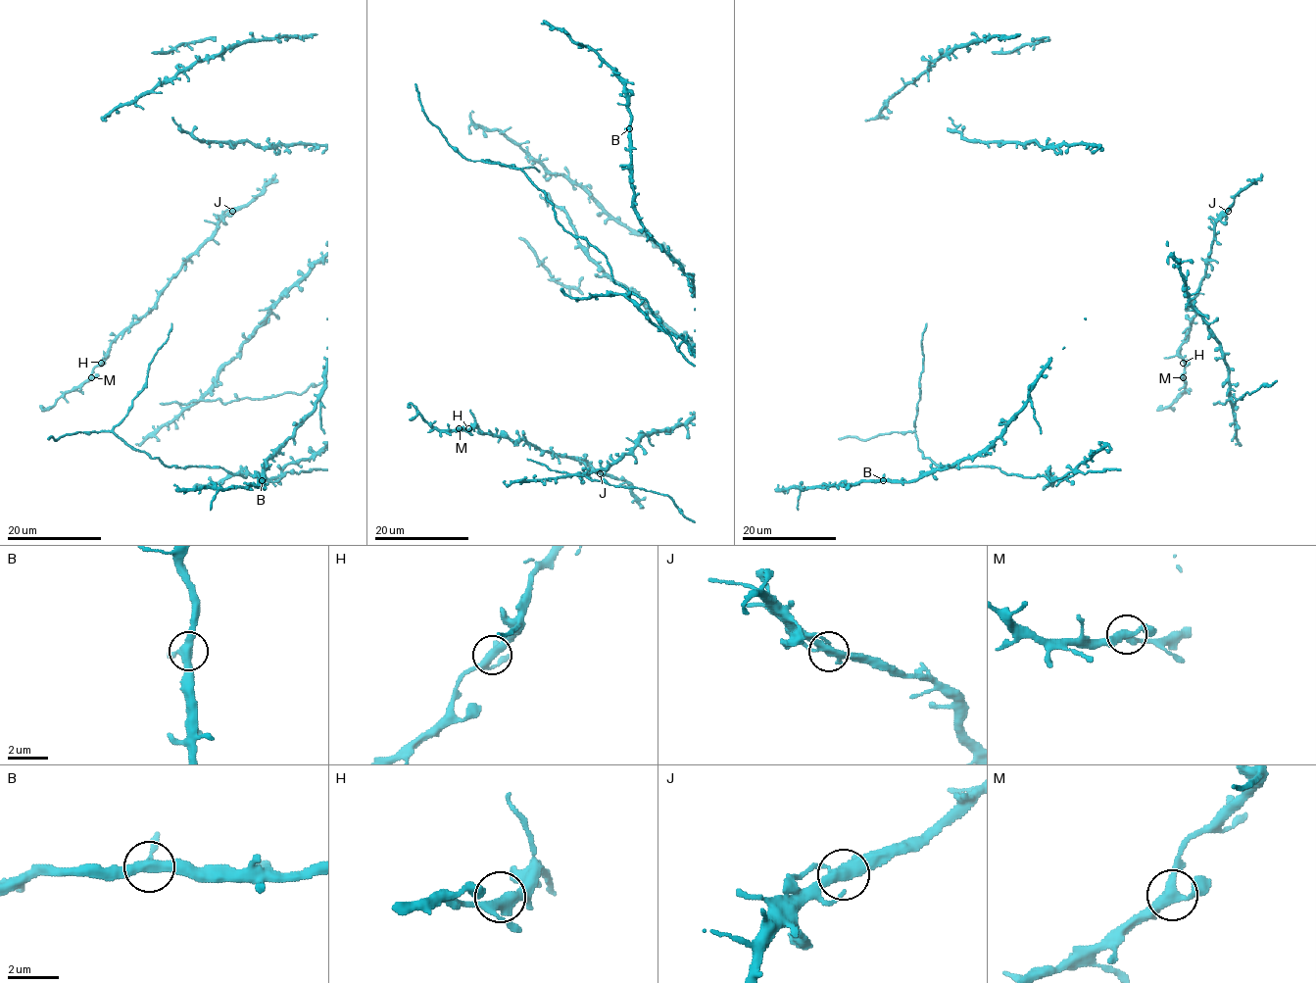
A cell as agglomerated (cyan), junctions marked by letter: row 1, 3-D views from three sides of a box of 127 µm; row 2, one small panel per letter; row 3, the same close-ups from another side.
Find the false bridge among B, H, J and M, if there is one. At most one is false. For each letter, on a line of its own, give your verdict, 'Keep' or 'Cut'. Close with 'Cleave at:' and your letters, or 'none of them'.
B: Keep
H: Keep
J: Keep
M: Keep
Cleave at: none of them

